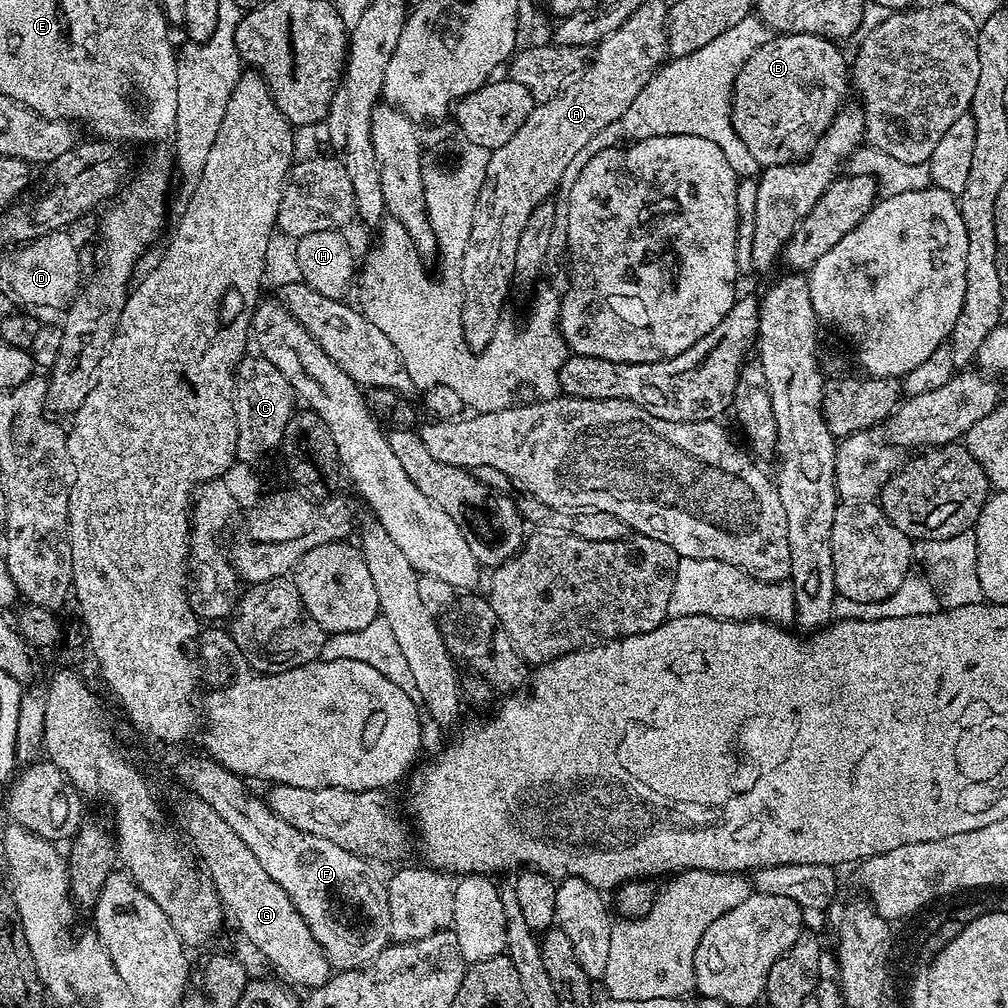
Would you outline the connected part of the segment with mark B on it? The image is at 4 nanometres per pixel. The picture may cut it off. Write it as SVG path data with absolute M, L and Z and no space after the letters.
M776 34L746 58L732 87L732 125L738 138L746 142L746 150L754 154L757 165L803 160L845 107L844 95L850 92L850 64L836 48L833 41L814 34Z

